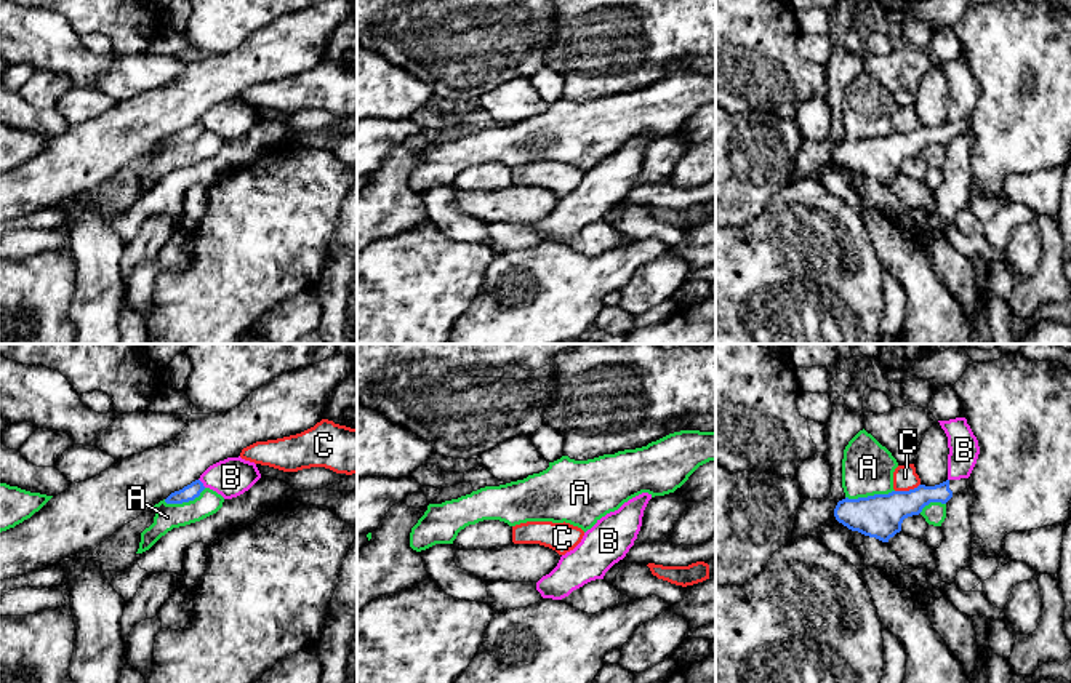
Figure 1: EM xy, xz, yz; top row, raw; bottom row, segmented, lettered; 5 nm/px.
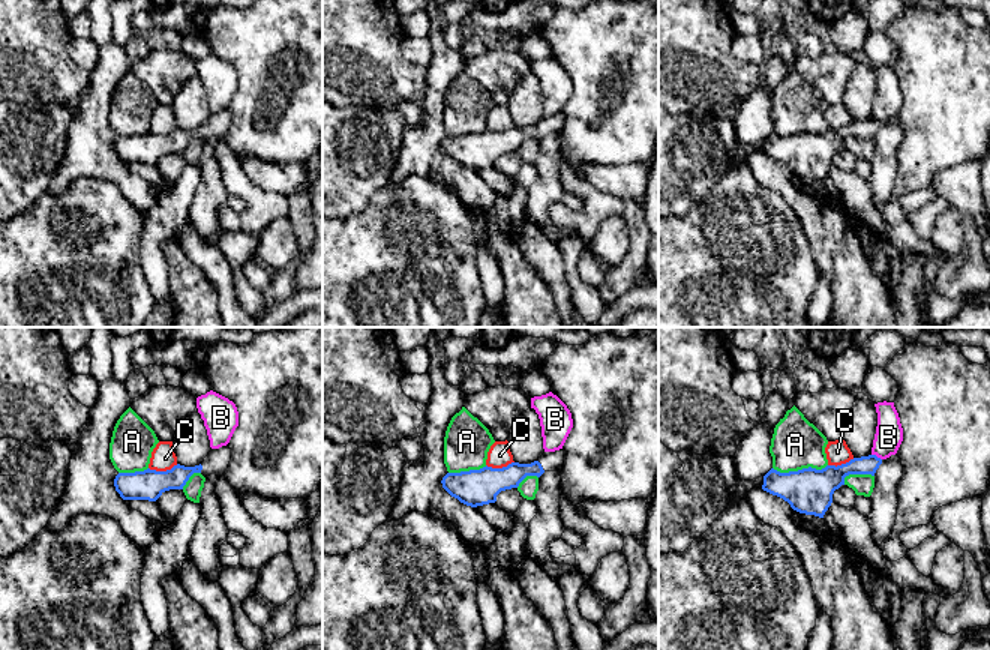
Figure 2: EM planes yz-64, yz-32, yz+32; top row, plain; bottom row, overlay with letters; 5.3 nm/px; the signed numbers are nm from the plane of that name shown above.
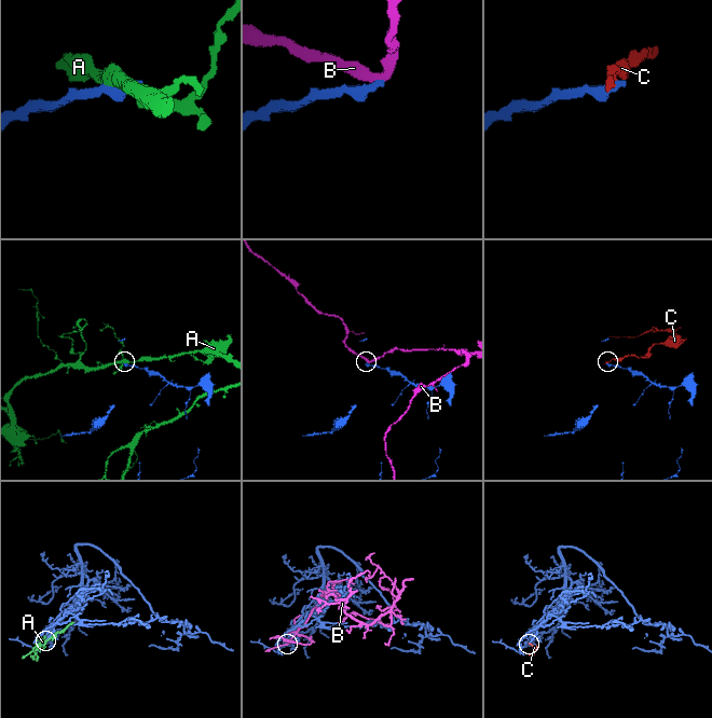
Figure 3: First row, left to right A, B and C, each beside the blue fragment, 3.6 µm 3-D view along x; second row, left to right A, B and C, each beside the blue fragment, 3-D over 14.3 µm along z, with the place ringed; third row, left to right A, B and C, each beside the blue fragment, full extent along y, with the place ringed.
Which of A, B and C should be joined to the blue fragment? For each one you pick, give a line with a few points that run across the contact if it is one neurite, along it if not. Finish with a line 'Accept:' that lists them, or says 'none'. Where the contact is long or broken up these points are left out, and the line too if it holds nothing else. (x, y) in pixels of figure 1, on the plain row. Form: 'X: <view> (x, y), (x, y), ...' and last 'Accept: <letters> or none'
Accept: none

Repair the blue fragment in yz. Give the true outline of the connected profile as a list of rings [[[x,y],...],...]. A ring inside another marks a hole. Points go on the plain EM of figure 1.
[[[970,120],[946,122],[935,128],[919,126],[909,133],[892,133],[858,141],[842,141],[834,150],[839,165],[852,173],[888,184],[901,173],[905,160],[919,157],[930,144],[946,146],[954,136],[969,131]]]

